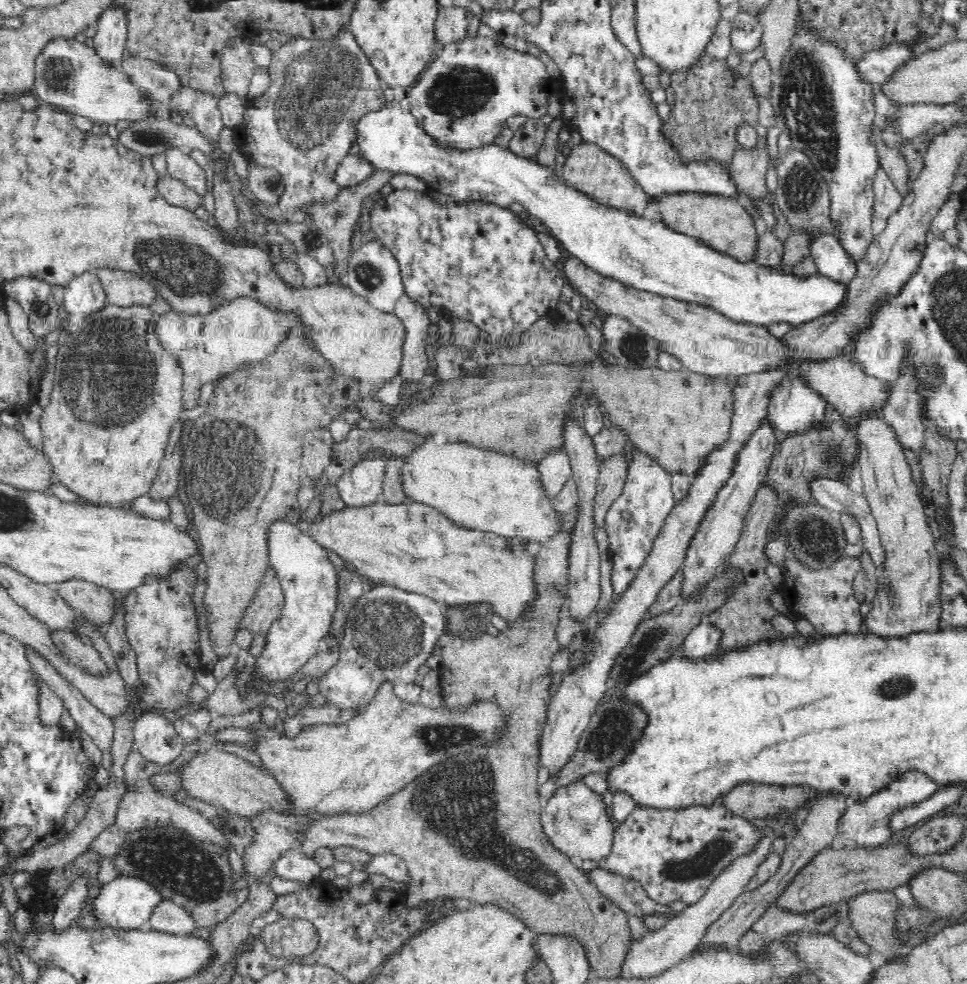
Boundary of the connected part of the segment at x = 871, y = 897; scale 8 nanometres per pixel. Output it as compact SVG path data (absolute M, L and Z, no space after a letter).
M869 891L850 899L847 904L848 923L872 950L880 952L886 960L890 961L895 959L896 956L900 956L900 954L896 954L896 951L904 946L906 940L893 936L892 921L896 914L896 908L900 904L893 891Z

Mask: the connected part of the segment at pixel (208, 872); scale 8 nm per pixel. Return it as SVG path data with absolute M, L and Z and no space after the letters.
M144 826L122 834L122 848L112 856L112 864L119 877L140 879L158 891L162 898L179 905L195 921L200 929L212 928L226 920L238 906L238 896L233 890L232 870L226 849L192 836L176 826Z

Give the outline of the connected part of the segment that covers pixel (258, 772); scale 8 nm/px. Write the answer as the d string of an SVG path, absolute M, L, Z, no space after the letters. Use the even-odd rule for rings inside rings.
M220 750L198 751L179 770L182 786L192 795L227 811L249 818L250 815L266 807L287 809L285 794L269 772L256 768L250 762L238 757L233 752Z

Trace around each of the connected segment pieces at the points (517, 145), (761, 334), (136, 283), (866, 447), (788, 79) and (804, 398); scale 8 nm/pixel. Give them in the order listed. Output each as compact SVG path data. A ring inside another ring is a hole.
M529 118L520 128L514 130L508 148L525 159L534 158L544 144L547 125L541 119Z
M570 253L560 262L561 274L573 290L587 299L602 316L624 317L644 334L654 337L660 349L676 356L685 370L716 379L732 378L786 366L785 346L764 326L726 318L706 305L658 295L602 275Z
M96 269L96 274L102 281L106 297L110 304L150 306L160 293L158 289L140 275L140 273L122 269Z
M877 413L865 415L856 420L854 432L857 440L857 462L860 465L863 491L872 514L876 519L880 531L882 545L886 548L886 570L877 572L877 594L873 600L873 606L863 617L863 632L876 637L897 637L908 635L911 632L937 631L942 625L939 605L940 569L938 550L934 547L936 542L926 517L924 516L924 499L913 481L910 464L906 460L904 448L895 429Z
M799 24L796 36L792 38L792 48L784 56L782 68L773 75L768 98L775 110L775 126L790 136L792 147L808 156L827 183L831 196L829 223L835 226L835 235L849 259L857 264L875 237L872 228L873 182L880 169L869 128L877 117L870 85L857 75L854 62L850 62L839 48L828 44L817 40L815 34L808 33Z
M789 376L772 392L766 418L776 431L798 434L816 428L814 424L826 416L826 406L827 400L811 388L807 376Z

